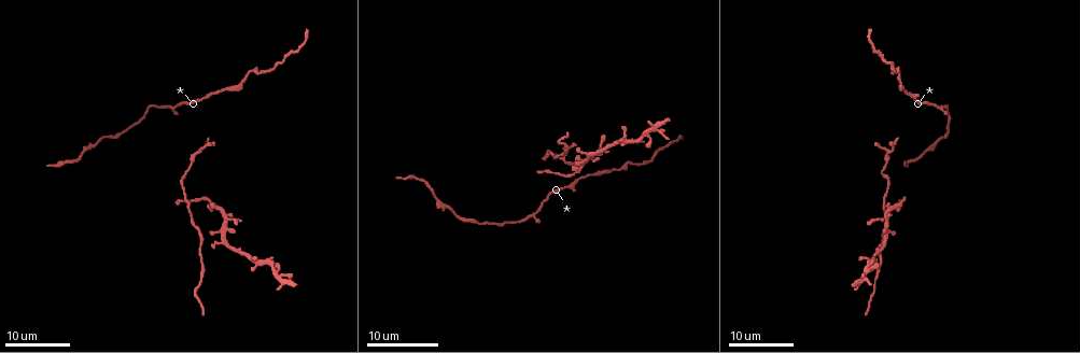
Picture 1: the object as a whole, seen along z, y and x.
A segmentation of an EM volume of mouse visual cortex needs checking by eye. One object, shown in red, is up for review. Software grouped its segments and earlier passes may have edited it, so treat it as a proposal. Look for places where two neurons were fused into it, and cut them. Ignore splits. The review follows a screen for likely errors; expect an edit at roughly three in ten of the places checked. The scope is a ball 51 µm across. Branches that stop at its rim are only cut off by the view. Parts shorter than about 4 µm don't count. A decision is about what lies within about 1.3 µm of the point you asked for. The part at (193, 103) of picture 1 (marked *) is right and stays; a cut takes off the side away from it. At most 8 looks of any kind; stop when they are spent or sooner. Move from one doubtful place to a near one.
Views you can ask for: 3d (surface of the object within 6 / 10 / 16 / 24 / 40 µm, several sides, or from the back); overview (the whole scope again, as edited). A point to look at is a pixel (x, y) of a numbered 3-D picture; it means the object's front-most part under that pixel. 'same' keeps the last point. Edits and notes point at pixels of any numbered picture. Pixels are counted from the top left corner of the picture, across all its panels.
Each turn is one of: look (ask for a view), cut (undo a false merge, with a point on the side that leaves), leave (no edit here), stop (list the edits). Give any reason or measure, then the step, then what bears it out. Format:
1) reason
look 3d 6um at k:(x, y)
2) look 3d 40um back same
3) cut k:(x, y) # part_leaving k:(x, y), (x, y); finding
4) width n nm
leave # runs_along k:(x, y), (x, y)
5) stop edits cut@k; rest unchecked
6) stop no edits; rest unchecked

sudden change in width
look 3d 24um at 1:(609, 171)

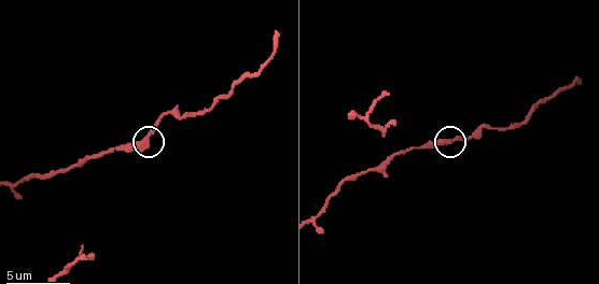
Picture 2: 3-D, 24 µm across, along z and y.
look 3d 6um at 2:(447, 142)

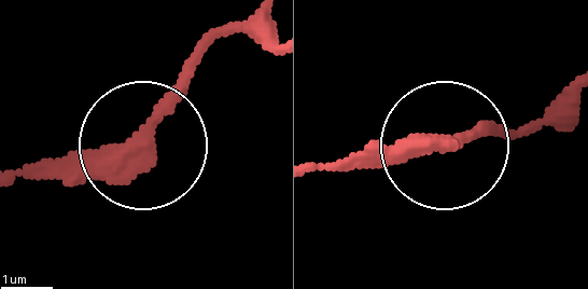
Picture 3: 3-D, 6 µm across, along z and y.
leave # runs_along 3:(323, 163), (524, 137); all the same neuron

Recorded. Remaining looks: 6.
look 3d 24um at 1:(202, 243)

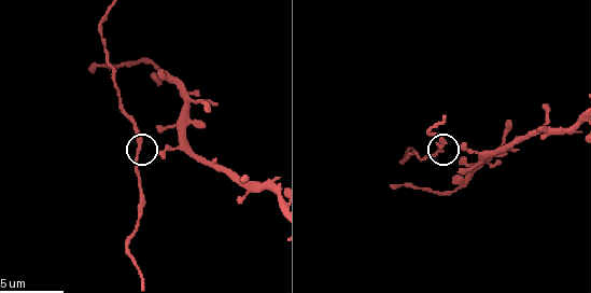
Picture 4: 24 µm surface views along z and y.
look 3d 6um at 4:(137, 149)

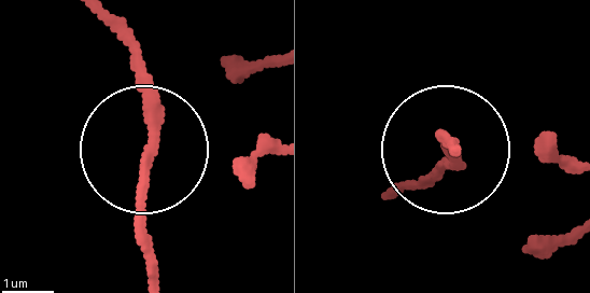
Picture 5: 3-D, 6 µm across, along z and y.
look 3d 6um back at 5:(150, 155)

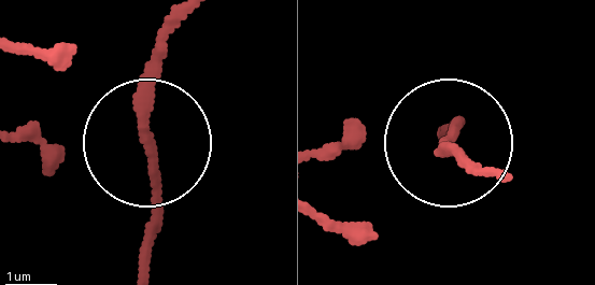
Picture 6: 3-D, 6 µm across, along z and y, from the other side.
leave # runs_along 6:(188, 15), (150, 105), (150, 272); continuous, no second neuron

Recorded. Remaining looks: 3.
calibre changes
look 3d 10um at 4:(114, 85)

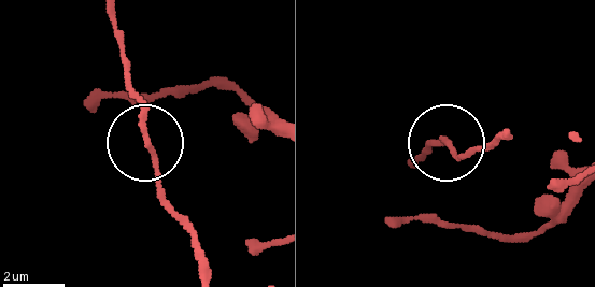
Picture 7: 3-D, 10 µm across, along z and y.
look 3d 6um at 7:(449, 144)

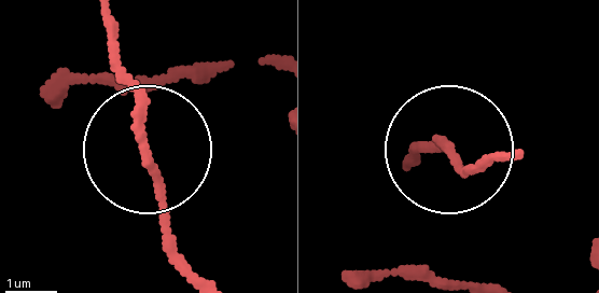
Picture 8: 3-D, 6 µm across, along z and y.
cut 8:(111, 30) # part_leaving 8:(147, 94), (116, 21); a second neuron is stuck on

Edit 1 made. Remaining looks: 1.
looks like a crossing
look 3d 6um at 4:(193, 102)

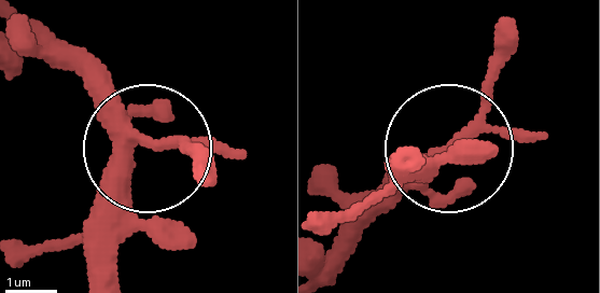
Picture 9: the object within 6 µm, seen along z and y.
arms 4
leave # all the same neuron

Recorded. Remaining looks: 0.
stop edits cut@8; rest unchecked

